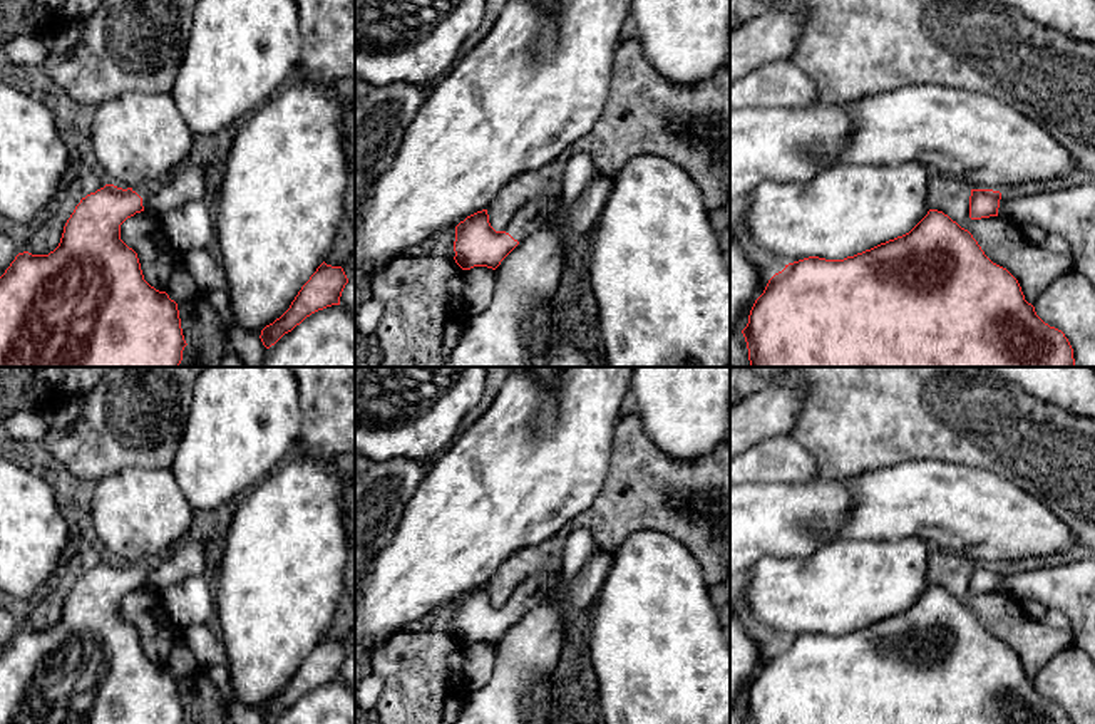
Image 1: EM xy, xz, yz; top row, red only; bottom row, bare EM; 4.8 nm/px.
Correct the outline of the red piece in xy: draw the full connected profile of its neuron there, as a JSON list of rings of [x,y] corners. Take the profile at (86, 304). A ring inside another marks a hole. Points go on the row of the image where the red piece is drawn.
[[[105,184],[87,194],[75,206],[64,226],[59,246],[49,255],[18,253],[0,277],[0,367],[179,367],[188,345],[181,328],[177,303],[166,292],[151,287],[142,275],[137,253],[121,240],[121,225],[146,209],[157,184],[142,188],[117,188]]]

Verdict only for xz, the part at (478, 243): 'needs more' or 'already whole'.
needs more

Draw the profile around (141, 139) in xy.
[[[127,92],[94,107],[90,141],[111,184],[159,184],[189,161],[194,134],[171,94]]]

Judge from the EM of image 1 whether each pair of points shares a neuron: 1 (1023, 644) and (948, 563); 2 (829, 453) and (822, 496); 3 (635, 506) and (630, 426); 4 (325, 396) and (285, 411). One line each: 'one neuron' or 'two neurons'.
1: one neuron
2: two neurons
3: one neuron
4: two neurons

